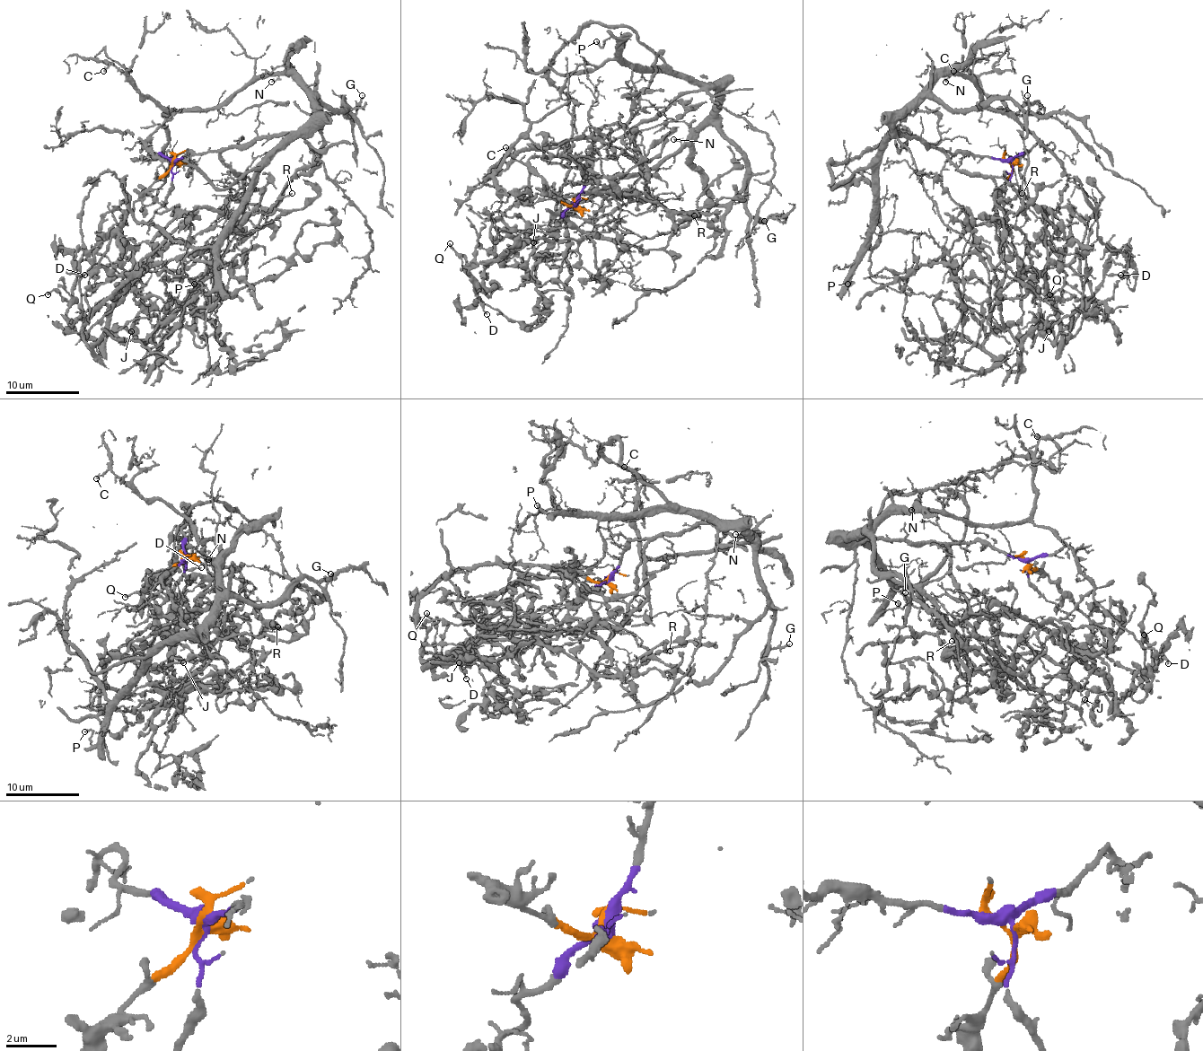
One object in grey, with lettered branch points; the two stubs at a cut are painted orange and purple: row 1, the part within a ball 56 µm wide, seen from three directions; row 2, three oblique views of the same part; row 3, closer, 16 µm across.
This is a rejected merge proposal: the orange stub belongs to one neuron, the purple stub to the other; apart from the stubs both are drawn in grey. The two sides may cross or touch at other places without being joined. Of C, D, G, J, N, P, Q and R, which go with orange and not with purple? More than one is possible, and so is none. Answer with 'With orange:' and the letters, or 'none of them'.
With orange: D, J, Q, R

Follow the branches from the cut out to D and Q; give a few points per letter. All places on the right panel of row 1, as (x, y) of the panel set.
D: (1009, 163), (1013, 172), (999, 204), (1005, 225), (1014, 251), (1045, 281), (1062, 337), (1106, 275), (1120, 275)
Q: (1009, 163), (999, 204), (1005, 225), (1014, 251), (1045, 281), (1064, 339), (1082, 302), (1067, 292), (1049, 293)

